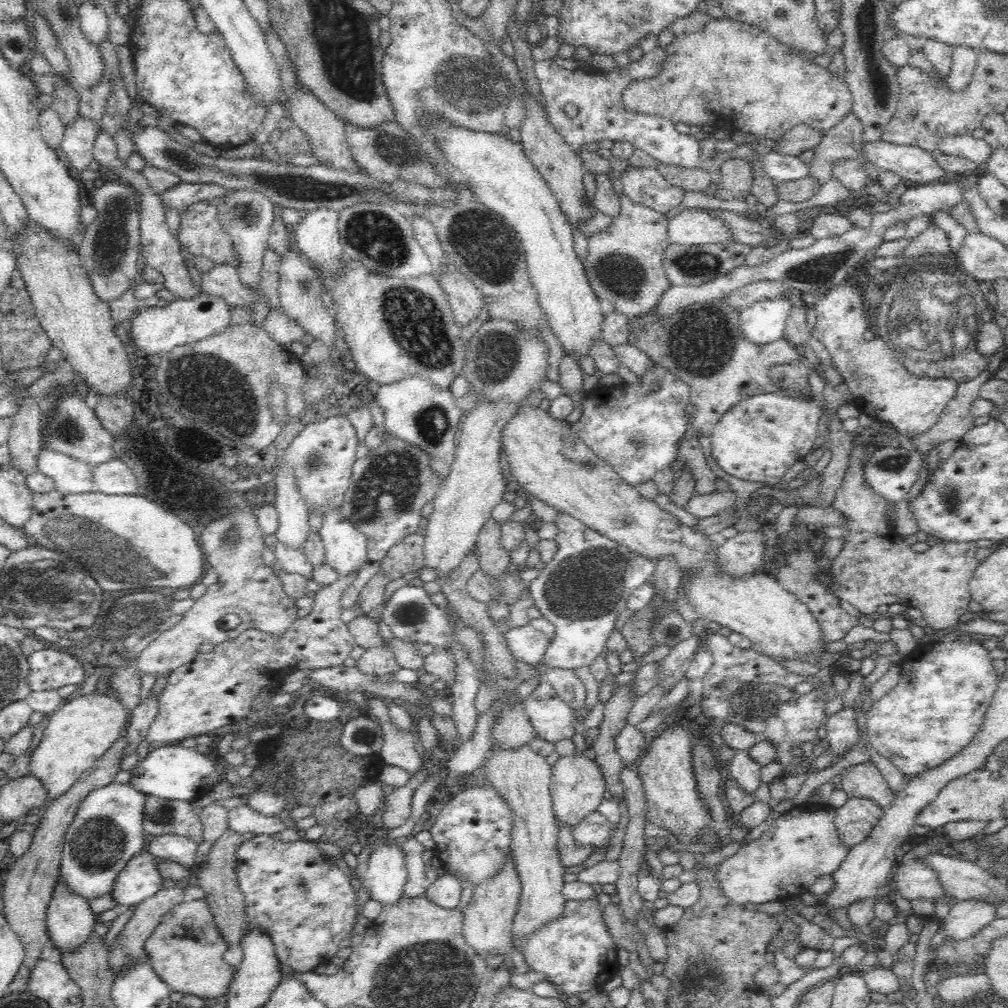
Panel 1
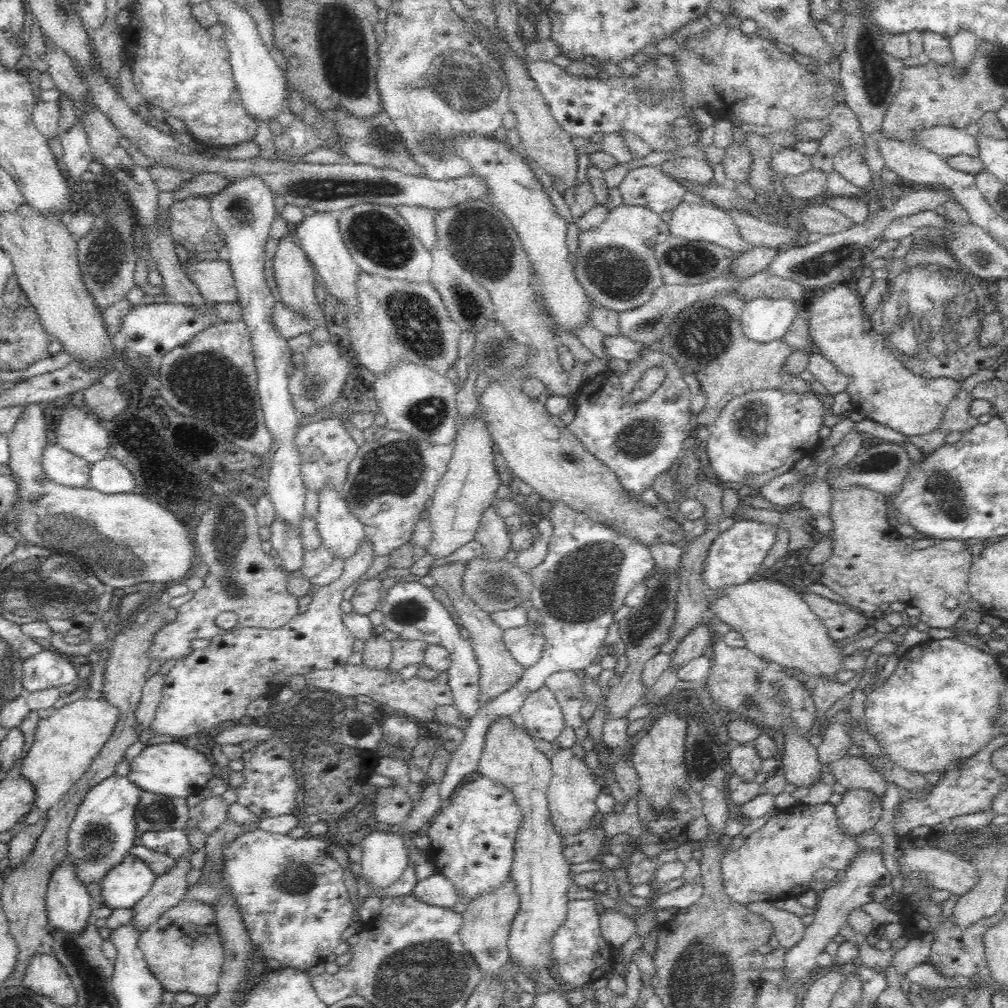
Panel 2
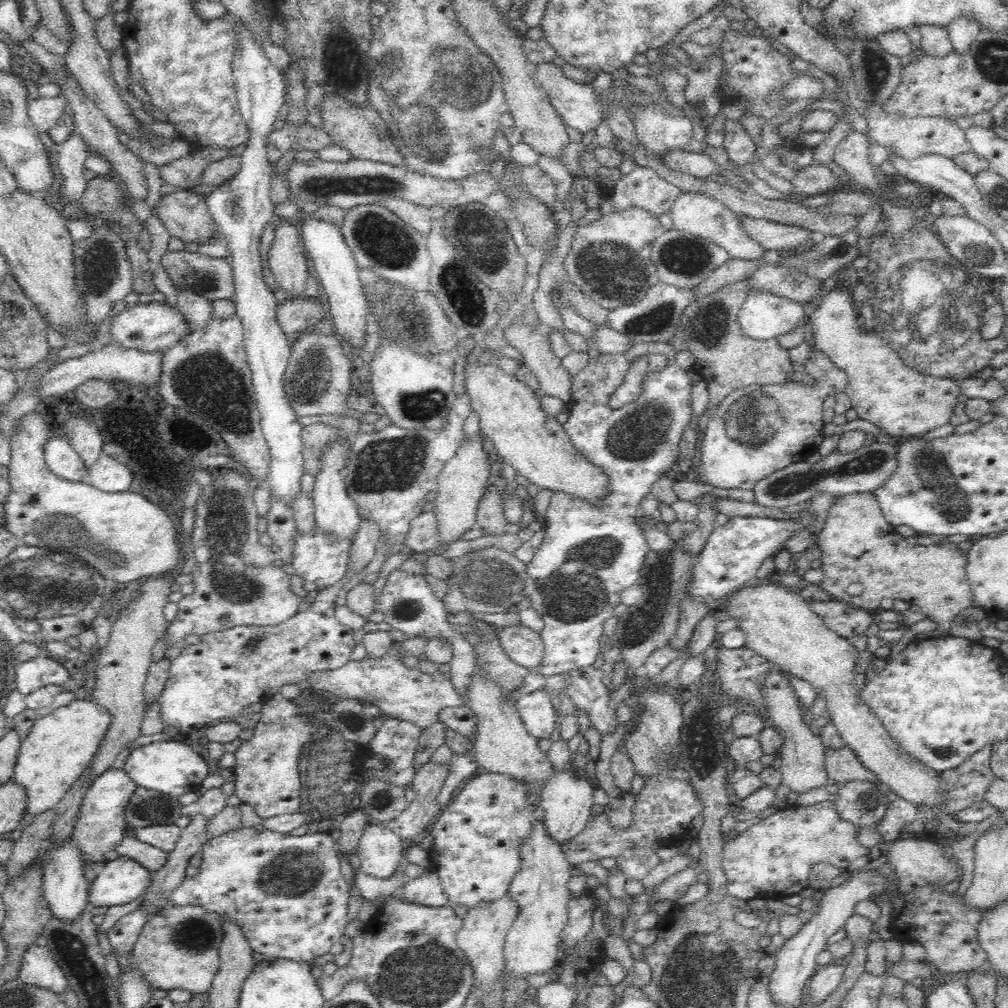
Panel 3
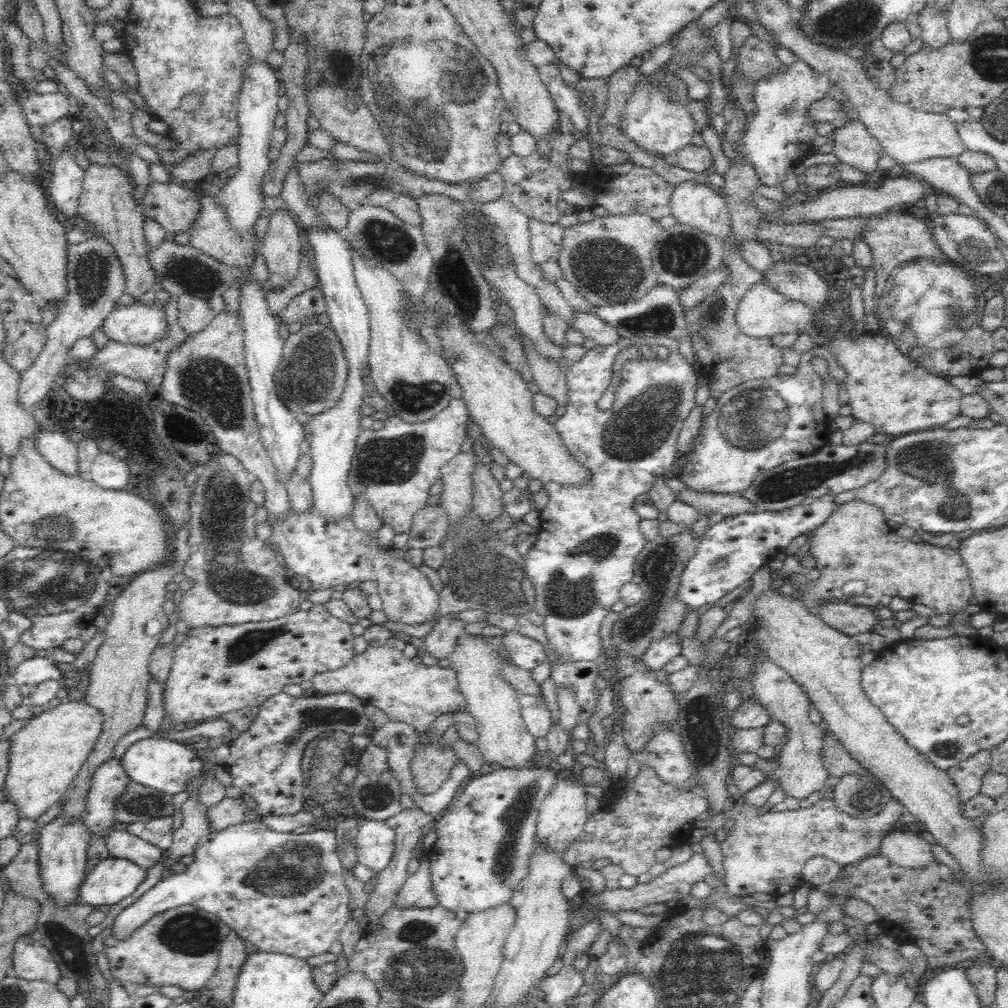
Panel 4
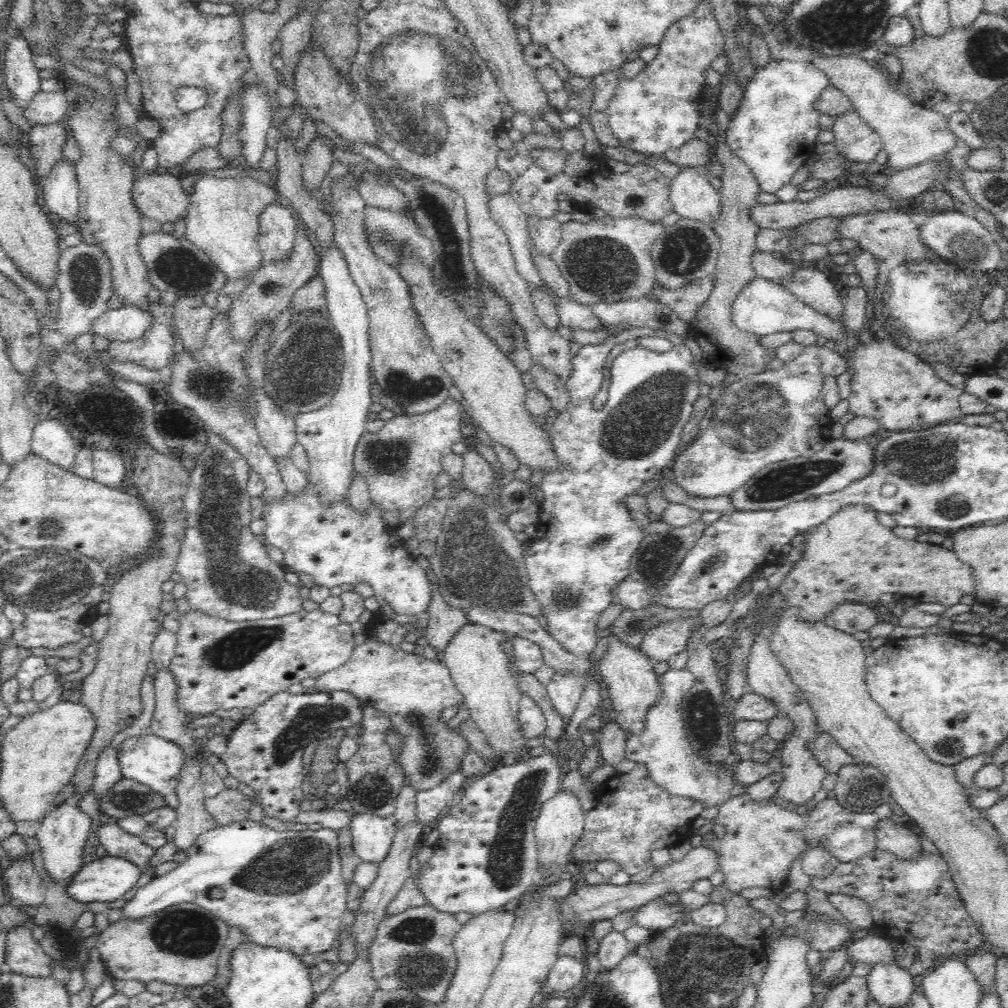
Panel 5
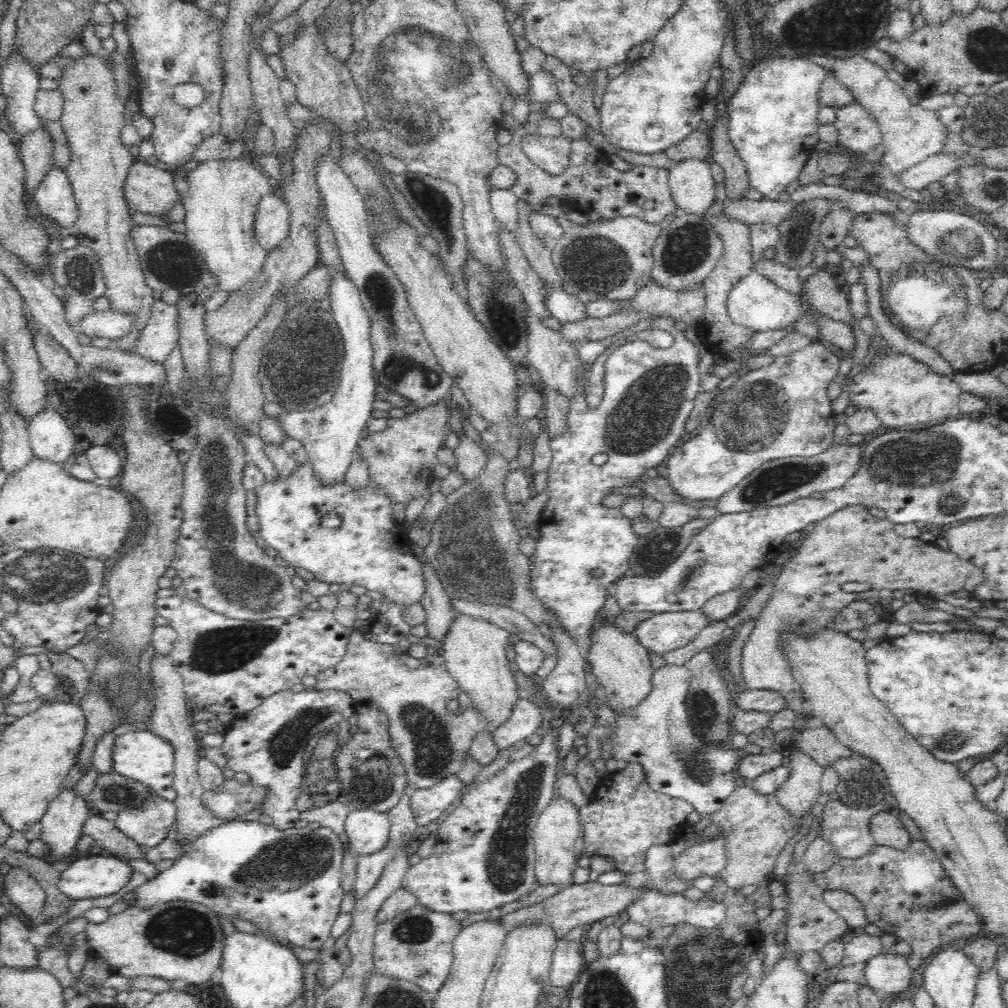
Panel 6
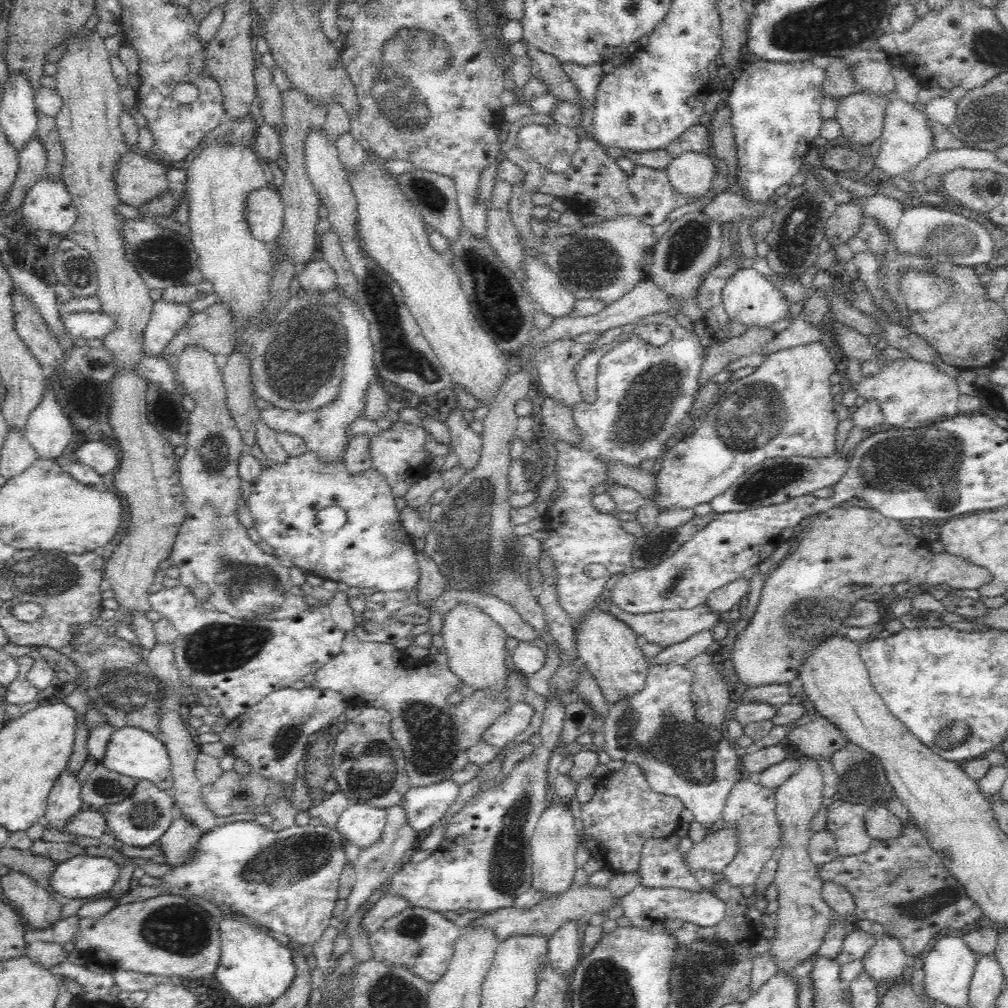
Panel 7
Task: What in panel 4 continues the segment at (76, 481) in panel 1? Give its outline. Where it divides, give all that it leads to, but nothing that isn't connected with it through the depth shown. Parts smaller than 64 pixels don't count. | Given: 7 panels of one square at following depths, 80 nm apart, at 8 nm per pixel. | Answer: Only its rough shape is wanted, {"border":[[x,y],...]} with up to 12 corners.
{"border":[[42,430],[37,447],[65,476],[78,476],[76,440]]}

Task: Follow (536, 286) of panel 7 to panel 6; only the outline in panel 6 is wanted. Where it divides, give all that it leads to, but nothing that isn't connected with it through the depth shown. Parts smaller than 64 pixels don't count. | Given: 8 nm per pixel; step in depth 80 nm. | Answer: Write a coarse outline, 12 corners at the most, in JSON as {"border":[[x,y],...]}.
{"border":[[546,289],[551,316],[564,324],[589,319],[585,303]]}

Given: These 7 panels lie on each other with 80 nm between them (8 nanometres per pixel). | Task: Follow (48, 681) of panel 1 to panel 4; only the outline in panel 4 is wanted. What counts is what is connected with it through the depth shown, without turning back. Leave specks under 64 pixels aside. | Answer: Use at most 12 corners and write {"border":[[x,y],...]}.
{"border":[[51,656],[21,662],[13,679],[26,699],[42,682],[65,684]]}

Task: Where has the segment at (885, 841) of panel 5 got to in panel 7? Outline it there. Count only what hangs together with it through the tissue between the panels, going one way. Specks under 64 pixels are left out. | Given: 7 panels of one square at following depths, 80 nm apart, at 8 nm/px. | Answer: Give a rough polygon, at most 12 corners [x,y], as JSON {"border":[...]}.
{"border":[[885,803],[872,804],[865,825],[872,840],[904,834],[904,823]]}

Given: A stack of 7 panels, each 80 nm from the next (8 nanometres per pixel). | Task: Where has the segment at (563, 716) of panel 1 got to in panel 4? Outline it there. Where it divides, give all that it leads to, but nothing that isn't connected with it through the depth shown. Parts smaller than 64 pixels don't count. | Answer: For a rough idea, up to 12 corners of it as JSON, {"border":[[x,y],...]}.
{"border":[[518,694],[522,720],[539,742],[552,717],[542,694]]}

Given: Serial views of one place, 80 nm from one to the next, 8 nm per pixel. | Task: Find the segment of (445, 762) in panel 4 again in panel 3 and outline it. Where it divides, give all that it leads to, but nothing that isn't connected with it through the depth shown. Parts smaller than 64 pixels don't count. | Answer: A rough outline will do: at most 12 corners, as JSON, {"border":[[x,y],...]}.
{"border":[[428,761],[415,772],[415,799],[384,824],[404,853],[442,811],[437,798],[447,765]]}

